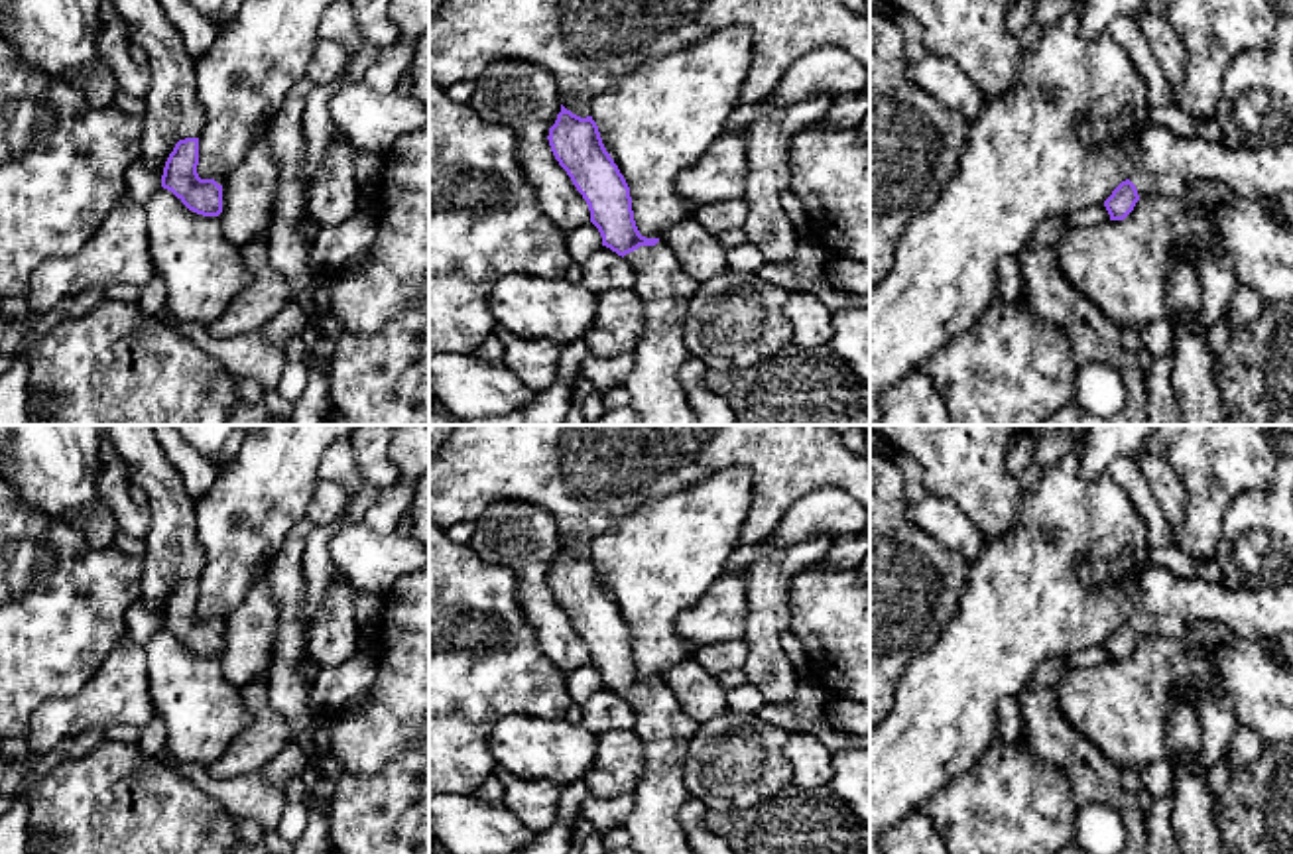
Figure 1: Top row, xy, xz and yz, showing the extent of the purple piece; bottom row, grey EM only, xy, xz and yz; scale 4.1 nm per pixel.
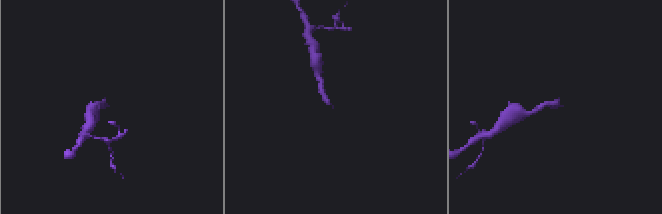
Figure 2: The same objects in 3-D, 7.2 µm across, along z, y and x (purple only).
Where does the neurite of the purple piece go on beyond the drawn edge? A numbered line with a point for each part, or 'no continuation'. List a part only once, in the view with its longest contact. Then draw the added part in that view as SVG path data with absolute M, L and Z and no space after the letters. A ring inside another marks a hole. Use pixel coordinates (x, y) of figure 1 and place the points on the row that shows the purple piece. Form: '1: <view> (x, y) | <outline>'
1: xz (656, 394) | M661 238L624 258L636 272L632 289L644 305L642 336L624 384L638 425L699 425L677 372L691 356L683 344L683 323L701 283L681 270Z

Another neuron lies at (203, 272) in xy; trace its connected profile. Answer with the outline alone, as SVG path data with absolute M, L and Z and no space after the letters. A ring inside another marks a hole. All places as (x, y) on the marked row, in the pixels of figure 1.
M163 187L146 213L152 264L167 285L165 313L215 327L254 279L240 248L224 238L218 216L189 211Z

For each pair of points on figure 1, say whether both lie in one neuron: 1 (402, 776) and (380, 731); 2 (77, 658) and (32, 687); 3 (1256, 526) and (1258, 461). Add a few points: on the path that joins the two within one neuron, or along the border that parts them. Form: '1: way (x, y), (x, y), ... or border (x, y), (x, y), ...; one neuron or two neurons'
1: border (408, 748), (374, 772), (351, 774); two neurons
2: way (65, 658), (44, 675); one neuron
3: border (1272, 479), (1266, 487), (1244, 488), (1223, 518); two neurons

